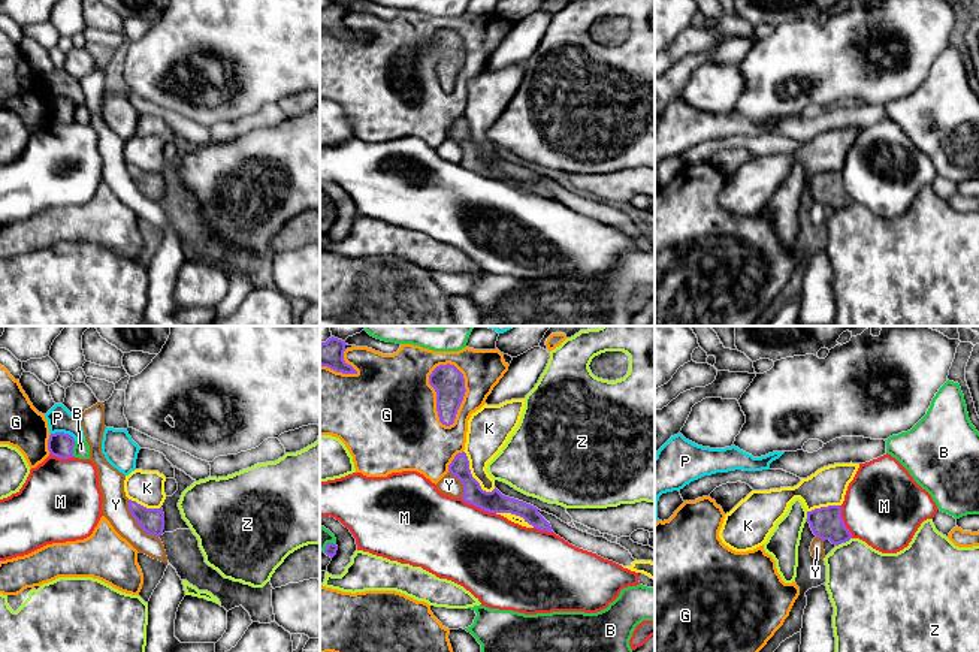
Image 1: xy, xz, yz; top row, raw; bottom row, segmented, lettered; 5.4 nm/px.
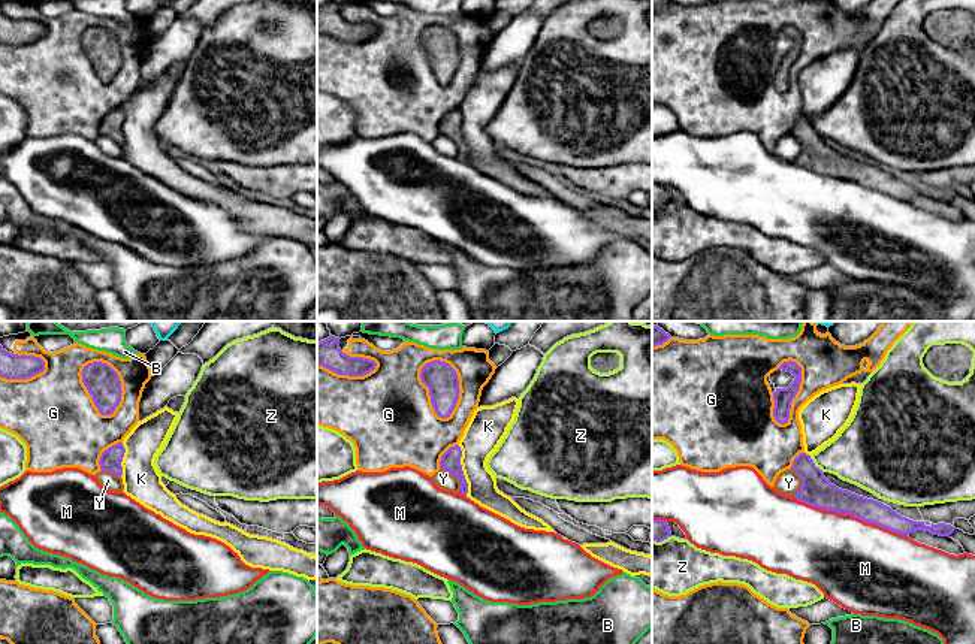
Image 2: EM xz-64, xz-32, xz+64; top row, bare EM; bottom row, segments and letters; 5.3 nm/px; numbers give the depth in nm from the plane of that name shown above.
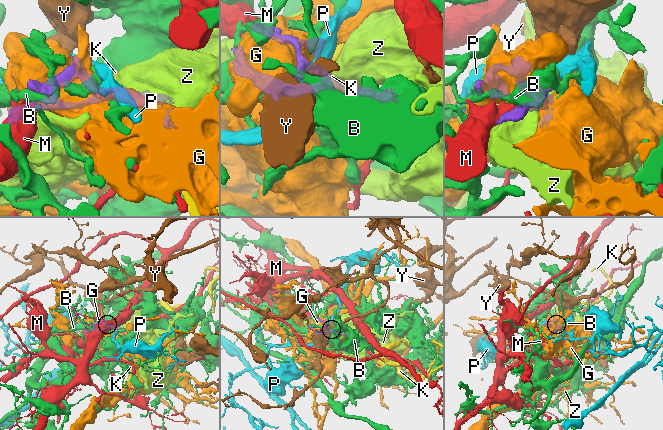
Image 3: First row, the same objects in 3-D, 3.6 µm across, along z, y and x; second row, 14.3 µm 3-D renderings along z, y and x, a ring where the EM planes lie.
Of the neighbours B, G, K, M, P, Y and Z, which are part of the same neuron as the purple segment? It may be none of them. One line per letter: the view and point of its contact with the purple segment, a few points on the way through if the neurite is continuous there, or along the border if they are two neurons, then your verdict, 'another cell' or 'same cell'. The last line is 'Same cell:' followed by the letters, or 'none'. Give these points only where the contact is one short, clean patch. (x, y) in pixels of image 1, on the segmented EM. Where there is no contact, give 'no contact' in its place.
B: contact xy (72, 449); another cell
G: contact xz (464, 395); another cell
K: contact xz (471, 474); another cell
M: contact xz (479, 507); another cell
P: contact xy (63, 432); border xy (50, 434), (68, 432), (75, 440); another cell
Y: contact xy (136, 521); border xy (127, 500), (127, 509), (135, 521), (148, 534), (157, 537); another cell
Z: contact yz (843, 542); another cell
Same cell: none

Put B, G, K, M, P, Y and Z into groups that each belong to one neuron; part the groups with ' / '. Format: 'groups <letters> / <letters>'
groups B / G / K Z / M / P / Y

